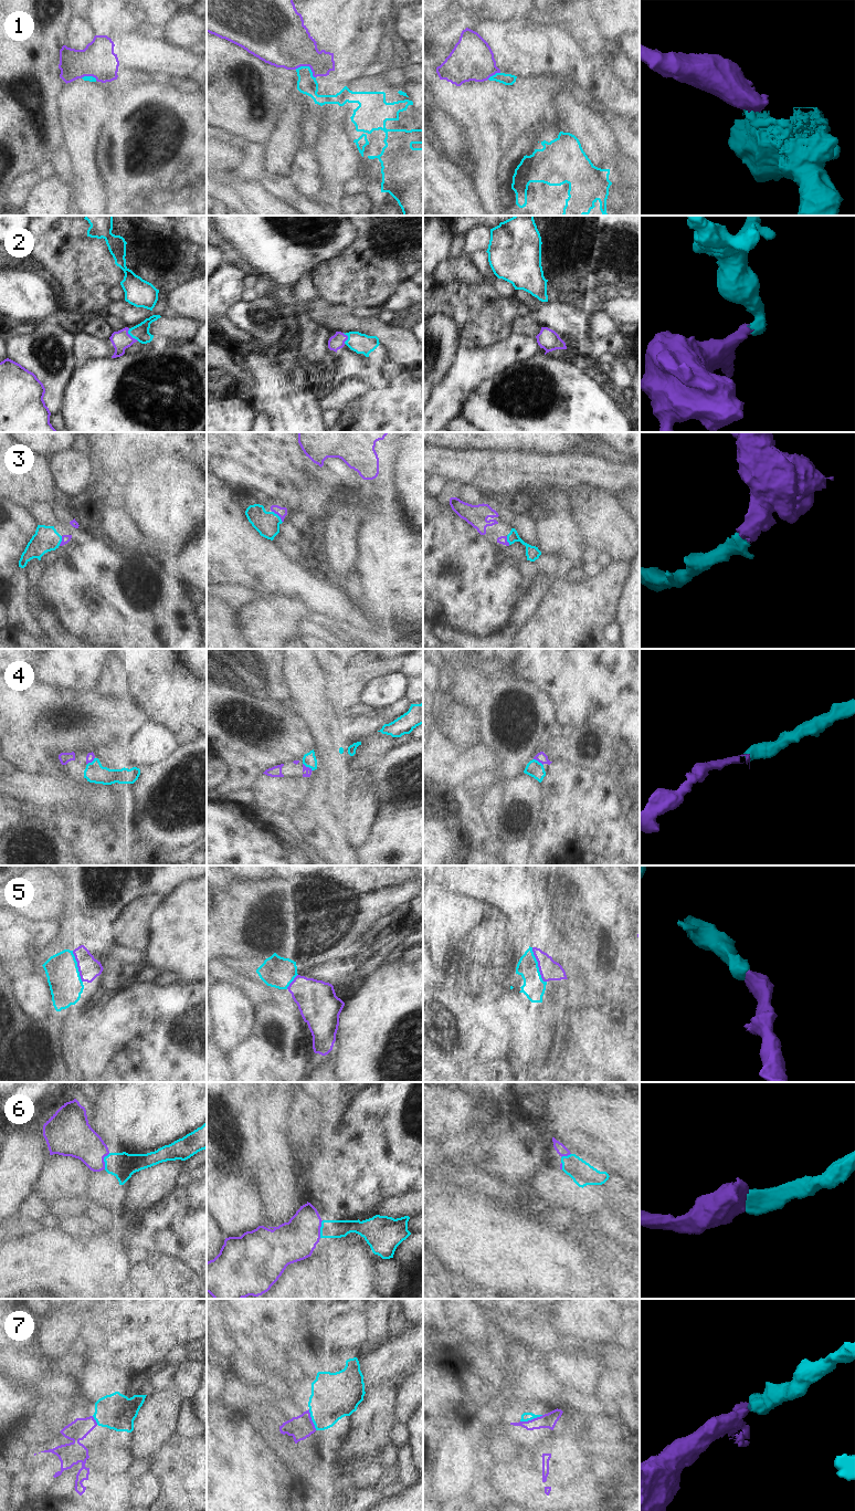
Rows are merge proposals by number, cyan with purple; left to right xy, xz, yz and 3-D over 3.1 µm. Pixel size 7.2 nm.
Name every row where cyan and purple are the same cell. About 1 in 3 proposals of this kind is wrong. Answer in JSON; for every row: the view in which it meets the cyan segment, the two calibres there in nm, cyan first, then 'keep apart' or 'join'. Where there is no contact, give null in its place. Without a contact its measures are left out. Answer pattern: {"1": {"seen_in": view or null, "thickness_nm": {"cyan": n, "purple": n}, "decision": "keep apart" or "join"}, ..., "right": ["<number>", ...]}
{"1": {"seen_in": "xz", "thickness_nm": {"cyan": 140, "purple": 380}, "decision": "keep apart"}, "2": {"seen_in": "xy", "thickness_nm": {"cyan": 120, "purple": 140}, "decision": "join"}, "3": {"seen_in": "xz", "thickness_nm": {"cyan": 180, "purple": 80}, "decision": "join"}, "4": {"seen_in": "xz", "thickness_nm": {"cyan": 100, "purple": 50}, "decision": "join"}, "5": {"seen_in": "yz", "thickness_nm": {"cyan": 170, "purple": 150}, "decision": "join"}, "6": {"seen_in": "xy", "thickness_nm": {"cyan": 190, "purple": 260}, "decision": "join"}, "7": {"seen_in": "yz", "thickness_nm": {"cyan": 60, "purple": 110}, "decision": "join"}, "right": ["2", "3", "4", "5", "6", "7"]}

